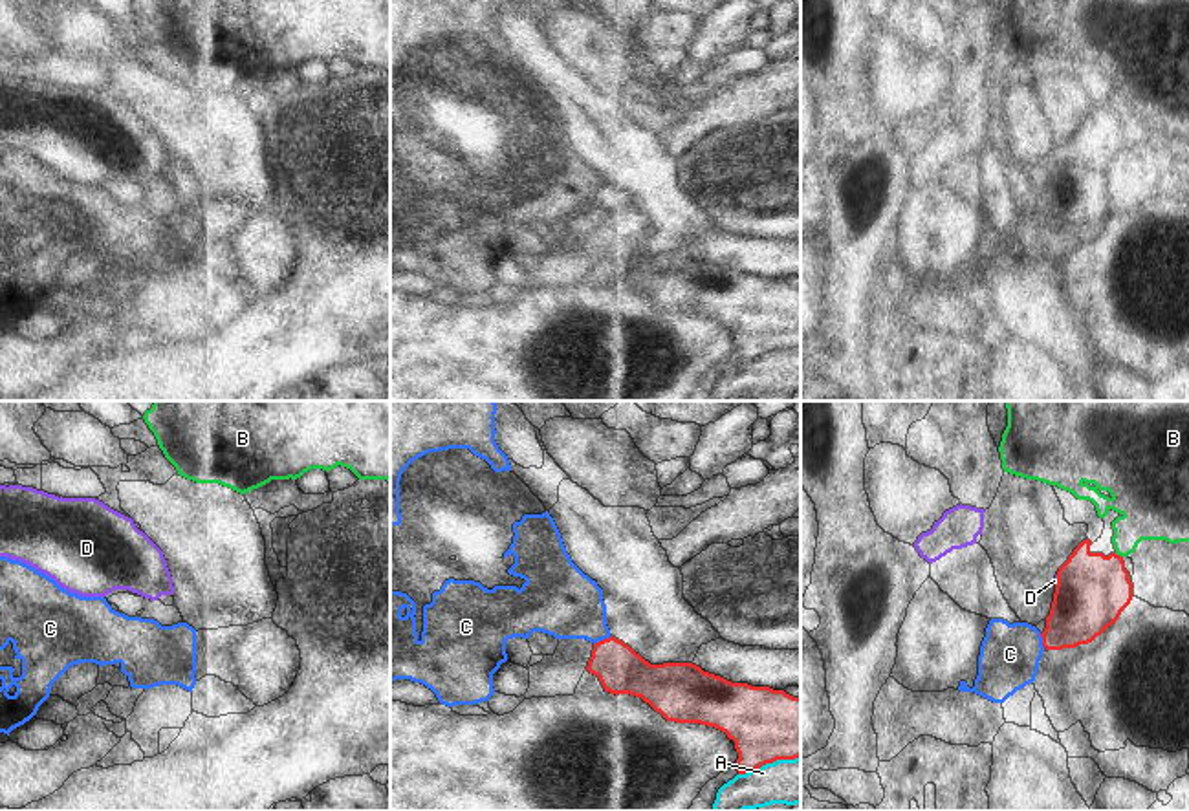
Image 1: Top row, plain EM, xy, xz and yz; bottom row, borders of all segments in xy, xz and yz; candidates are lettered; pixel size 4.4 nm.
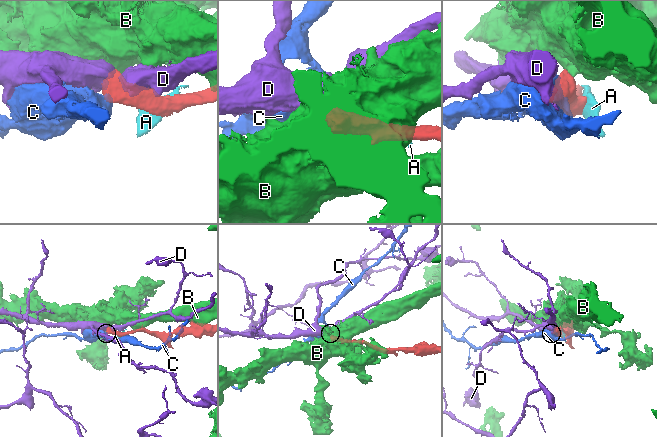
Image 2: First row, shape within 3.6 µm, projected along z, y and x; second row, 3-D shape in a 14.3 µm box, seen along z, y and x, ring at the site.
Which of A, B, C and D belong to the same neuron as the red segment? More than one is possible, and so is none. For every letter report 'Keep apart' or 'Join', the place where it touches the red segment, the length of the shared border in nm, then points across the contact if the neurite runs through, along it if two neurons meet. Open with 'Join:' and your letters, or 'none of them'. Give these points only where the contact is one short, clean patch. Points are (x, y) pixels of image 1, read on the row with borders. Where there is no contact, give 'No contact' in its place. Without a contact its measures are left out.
Join: D
A: Keep apart. Touches red at xz (768, 762). Shared border 280 nm
B: Keep apart. Touches red at yz (1118, 555). Shared border 40 nm
C: Keep apart. Touches red at xz (603, 639). Shared border 90 nm
D: Join. Touches red at yz (1058, 581). Shared border 50 nm. Path across: yz (1092, 590), (1076, 581), (1058, 581), (1054, 581).

